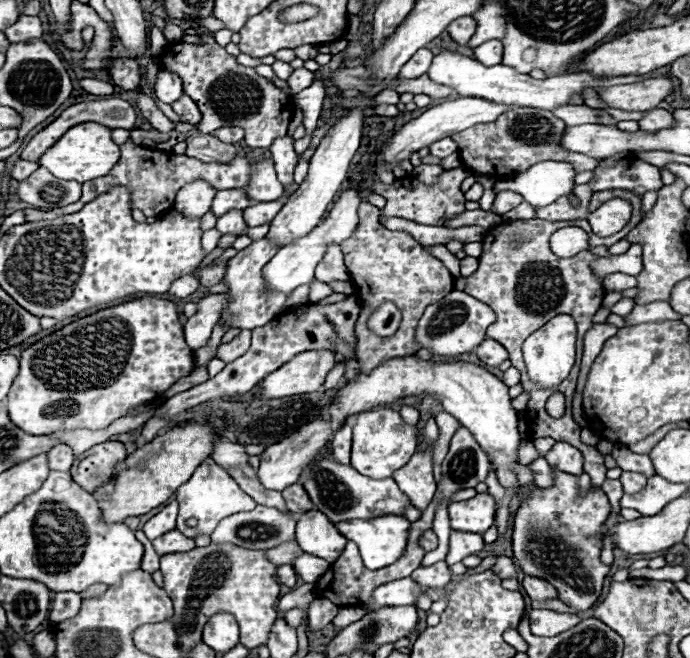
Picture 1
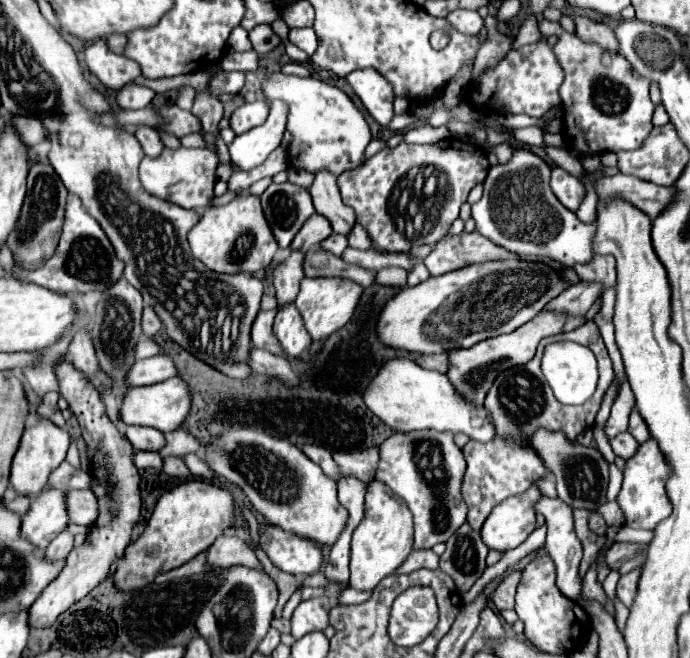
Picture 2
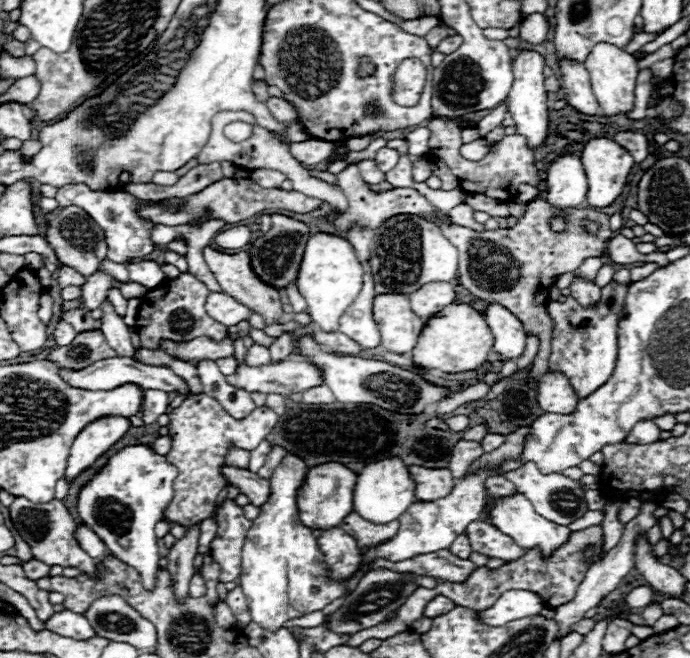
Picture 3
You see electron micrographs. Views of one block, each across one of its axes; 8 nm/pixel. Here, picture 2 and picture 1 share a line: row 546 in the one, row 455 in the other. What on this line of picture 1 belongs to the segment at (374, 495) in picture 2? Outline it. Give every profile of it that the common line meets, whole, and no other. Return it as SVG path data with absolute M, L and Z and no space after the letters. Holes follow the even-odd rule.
M380 408L372 412L358 414L354 424L354 442L352 442L352 466L370 478L390 478L394 470L402 468L412 454L416 452L418 426L406 424L400 412L392 408Z

